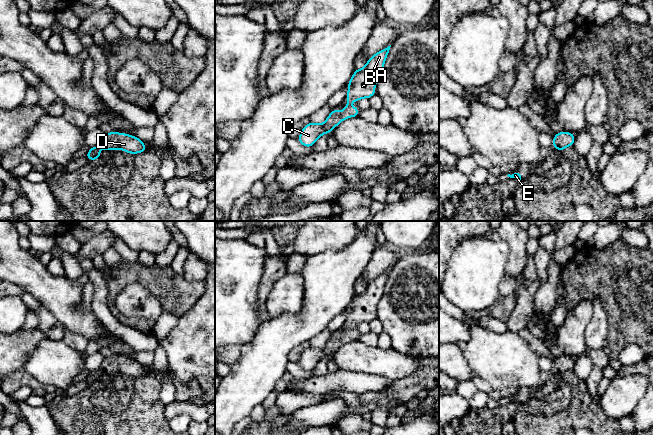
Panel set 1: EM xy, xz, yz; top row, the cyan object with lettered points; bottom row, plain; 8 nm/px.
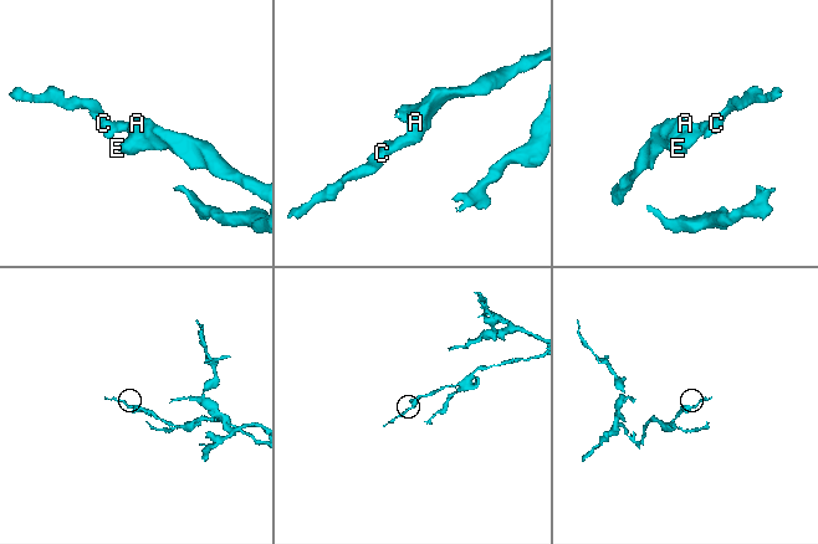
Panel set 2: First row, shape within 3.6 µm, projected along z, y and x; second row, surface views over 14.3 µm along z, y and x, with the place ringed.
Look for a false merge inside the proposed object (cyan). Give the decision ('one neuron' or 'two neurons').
one neuron

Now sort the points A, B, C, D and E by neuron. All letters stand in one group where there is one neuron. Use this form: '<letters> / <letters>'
A B C D E

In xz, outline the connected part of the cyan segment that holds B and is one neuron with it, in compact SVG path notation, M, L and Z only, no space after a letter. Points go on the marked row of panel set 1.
M390 46L377 52L368 59L367 64L355 70L350 81L347 83L347 106L340 112L333 109L326 121L322 124L308 123L302 129L298 141L305 147L312 147L313 144L325 133L331 133L333 129L344 119L357 117L359 108L353 108L352 101L359 101L362 98L371 98L375 93L374 88L377 85L378 78L383 71L386 57Z

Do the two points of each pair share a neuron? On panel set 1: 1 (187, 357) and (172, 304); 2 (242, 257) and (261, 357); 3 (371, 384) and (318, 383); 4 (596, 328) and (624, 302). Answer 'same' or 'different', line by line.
1: different
2: different
3: same
4: different

